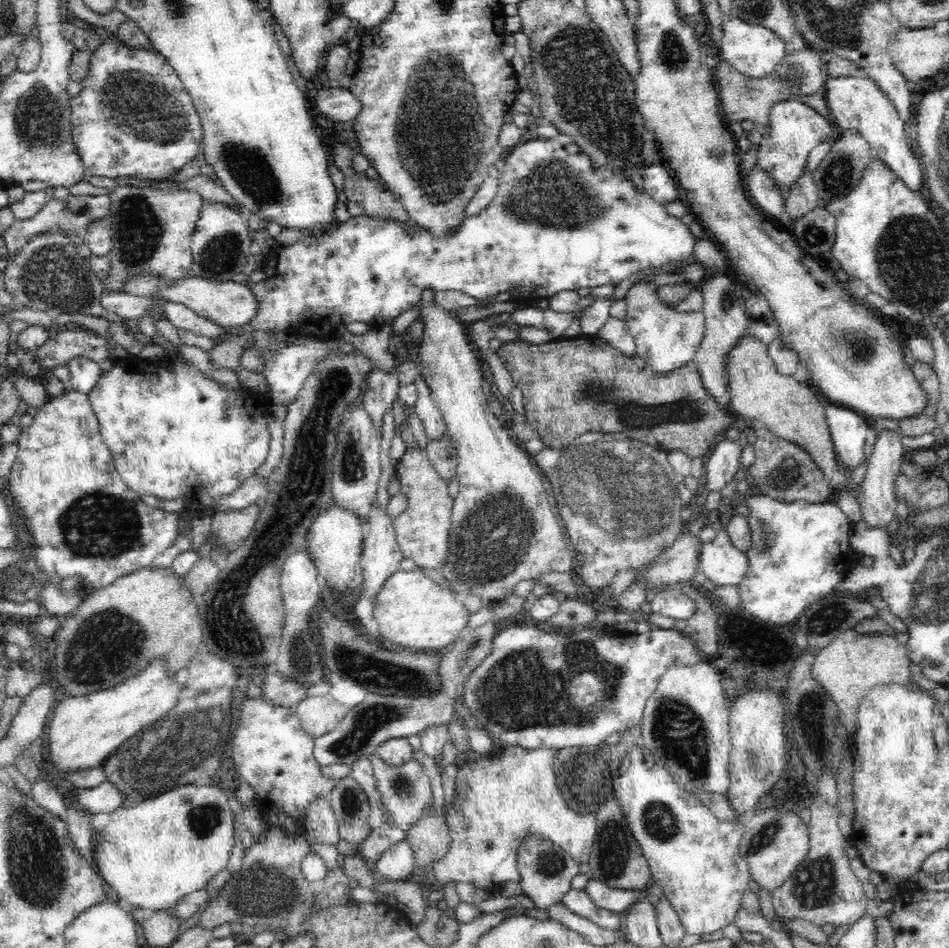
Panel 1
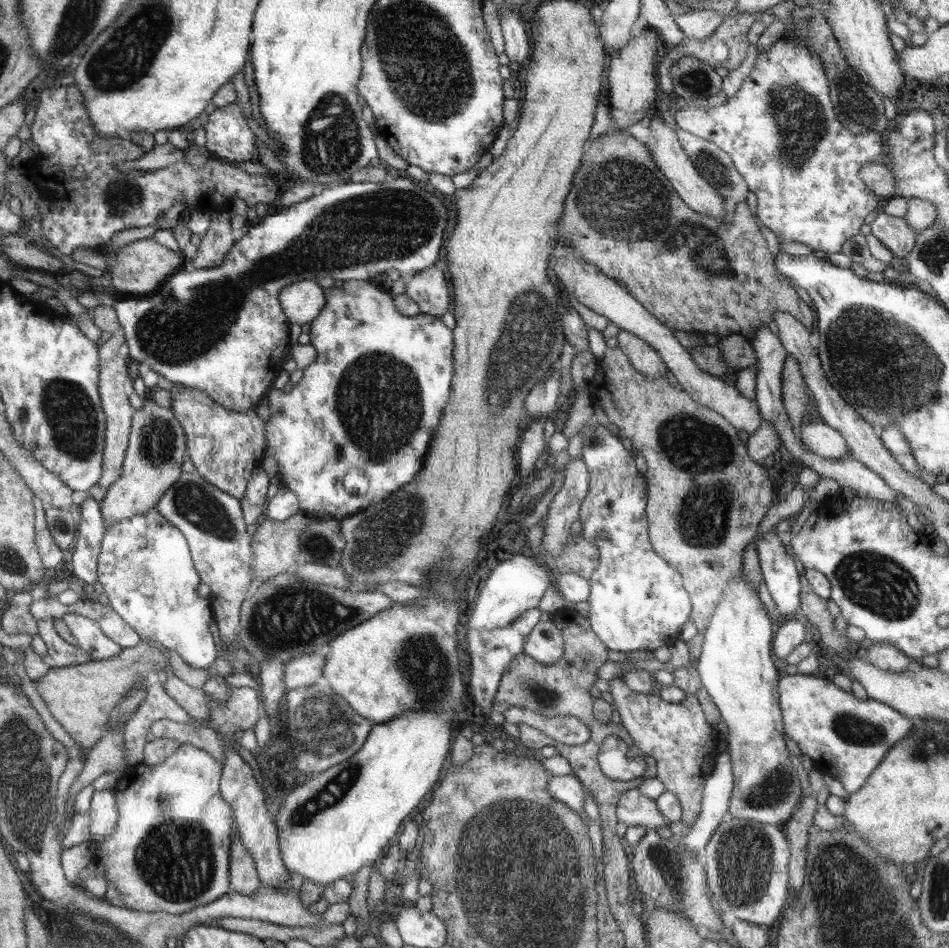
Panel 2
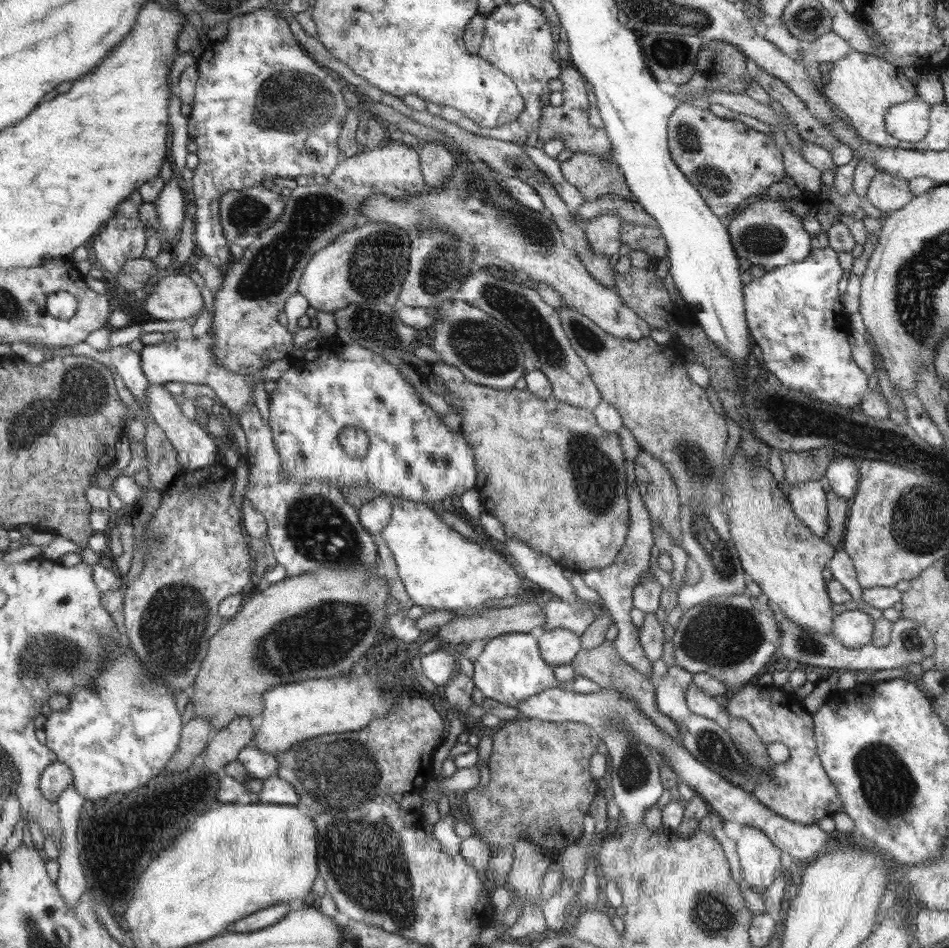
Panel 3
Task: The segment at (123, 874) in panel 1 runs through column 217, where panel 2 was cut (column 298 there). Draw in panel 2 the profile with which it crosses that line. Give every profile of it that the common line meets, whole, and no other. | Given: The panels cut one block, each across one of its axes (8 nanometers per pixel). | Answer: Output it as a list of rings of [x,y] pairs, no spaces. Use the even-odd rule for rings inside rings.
[[[458,707],[406,712],[393,721],[375,724],[365,745],[348,761],[330,767],[284,795],[283,802],[277,804],[279,811],[276,820],[278,834],[281,834],[281,858],[289,871],[300,874],[306,883],[316,882],[325,887],[338,878],[345,879],[348,874],[356,874],[362,866],[368,866],[384,856],[386,848],[382,846],[388,846],[392,844],[392,838],[396,839],[404,818],[432,790],[440,770],[444,768],[452,736],[452,726],[448,720],[452,718],[454,709]]]

